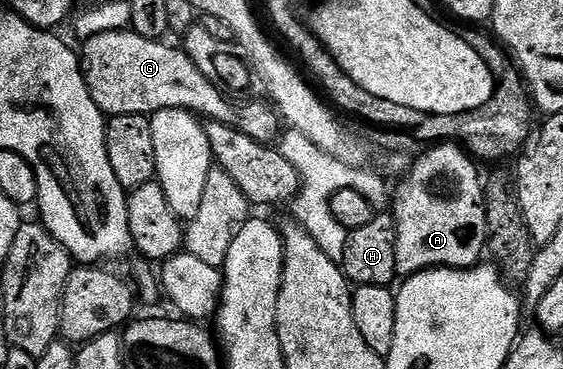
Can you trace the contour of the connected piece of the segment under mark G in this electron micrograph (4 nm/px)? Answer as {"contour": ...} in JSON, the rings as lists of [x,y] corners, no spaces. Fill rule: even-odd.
{"contour":[[[131,29],[99,33],[84,40],[85,48],[80,48],[79,58],[81,70],[85,72],[87,89],[91,93],[91,101],[99,105],[99,109],[106,117],[114,115],[147,115],[152,116],[163,109],[183,109],[192,111],[198,117],[214,123],[222,123],[243,132],[247,137],[258,139],[260,143],[269,143],[272,140],[273,126],[279,123],[279,115],[272,106],[264,107],[261,103],[245,103],[241,108],[229,100],[228,94],[222,93],[199,69],[195,69],[195,61],[187,57],[187,53],[180,46],[168,47],[168,42],[159,39],[139,37]]]}

